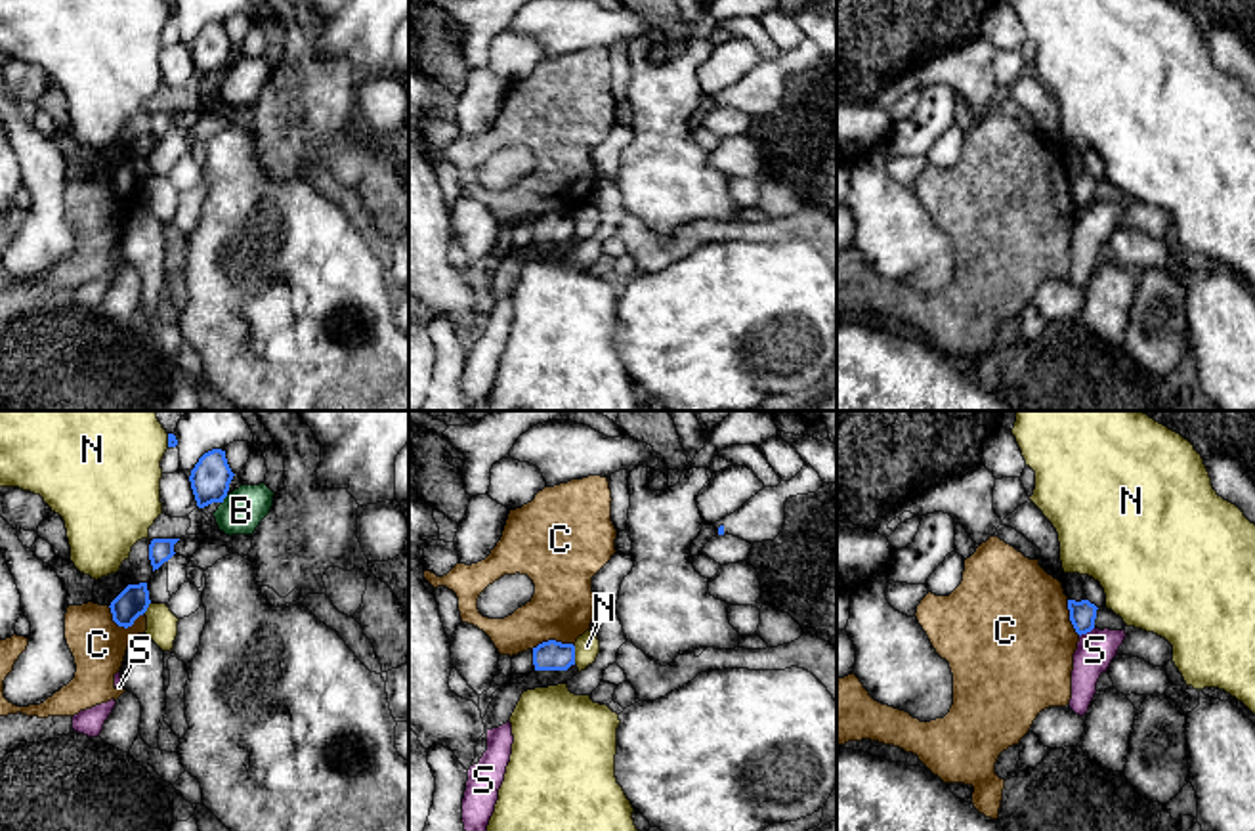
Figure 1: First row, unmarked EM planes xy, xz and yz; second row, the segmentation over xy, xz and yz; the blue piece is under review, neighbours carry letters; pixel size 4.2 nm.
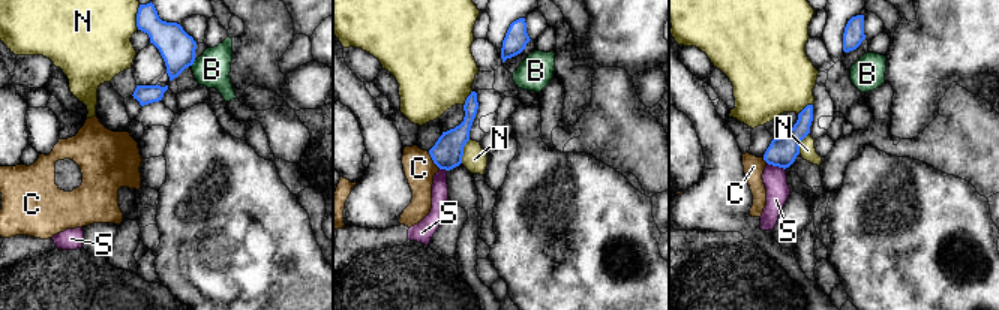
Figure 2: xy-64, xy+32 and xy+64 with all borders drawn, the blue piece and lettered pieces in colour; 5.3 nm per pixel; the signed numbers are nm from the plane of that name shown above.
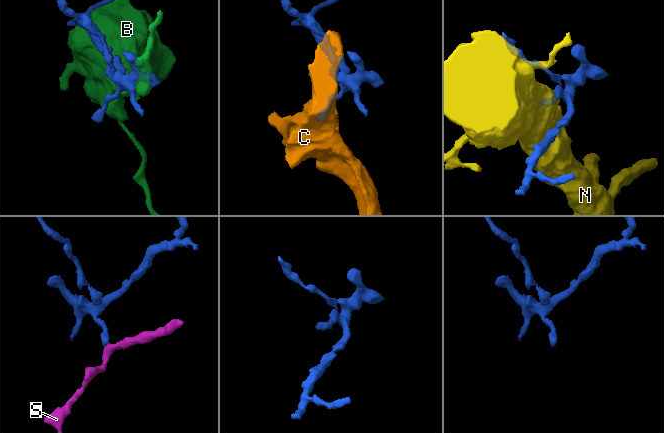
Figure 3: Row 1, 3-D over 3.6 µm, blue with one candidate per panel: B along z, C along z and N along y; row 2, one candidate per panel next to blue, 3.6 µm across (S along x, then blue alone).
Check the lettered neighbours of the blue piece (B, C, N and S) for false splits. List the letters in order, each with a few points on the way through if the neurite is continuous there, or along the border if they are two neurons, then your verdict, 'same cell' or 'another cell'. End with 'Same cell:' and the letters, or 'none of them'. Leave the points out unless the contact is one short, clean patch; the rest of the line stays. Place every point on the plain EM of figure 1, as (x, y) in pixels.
B: another cell
C: border xy (107, 178), (113, 191), (125, 199), (144, 184); another cell
N: another cell
S: border yz (1093, 199), (1080, 209); another cell
Same cell: none of them

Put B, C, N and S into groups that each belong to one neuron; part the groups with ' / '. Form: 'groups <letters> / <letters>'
groups B / C / N / S

